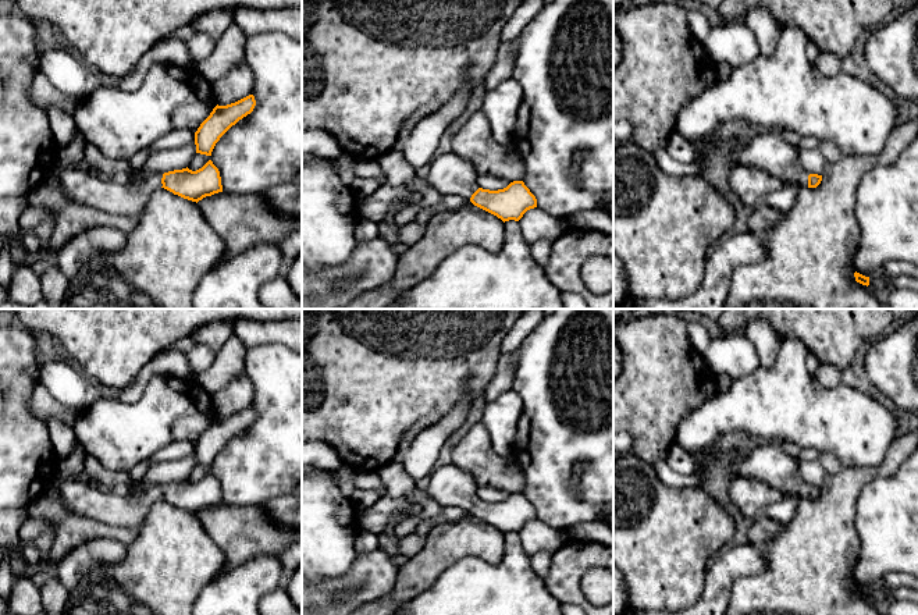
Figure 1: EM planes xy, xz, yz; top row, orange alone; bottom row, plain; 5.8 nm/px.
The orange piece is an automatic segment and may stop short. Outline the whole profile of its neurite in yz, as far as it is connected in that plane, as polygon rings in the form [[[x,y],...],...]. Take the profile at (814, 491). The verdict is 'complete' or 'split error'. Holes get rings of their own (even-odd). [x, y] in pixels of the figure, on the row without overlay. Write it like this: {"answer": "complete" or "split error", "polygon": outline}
{"answer": "split error", "polygon": [[[765,441],[754,451],[734,456],[729,462],[730,473],[747,476],[783,493],[786,497],[816,500],[822,487],[810,486],[800,474],[797,459],[786,455],[779,441]]]}

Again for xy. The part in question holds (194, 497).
{"answer": "split error", "polygon": [[[211,472],[196,483],[186,479],[164,486],[150,484],[146,488],[135,483],[125,495],[103,493],[79,481],[61,480],[58,476],[54,476],[51,484],[61,493],[75,516],[134,530],[138,530],[150,505],[157,500],[196,515],[223,504],[220,483]]]}

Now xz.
{"answer": "split error", "polygon": [[[445,465],[430,474],[430,483],[423,494],[442,508],[458,506],[470,512],[504,534],[519,533],[527,522],[537,519],[536,508],[523,493],[490,502],[477,497],[477,487],[478,481],[472,472]]]}

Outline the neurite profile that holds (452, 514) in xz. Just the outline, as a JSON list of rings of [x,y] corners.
[[[449,506],[449,508],[442,508],[440,515],[435,518],[437,523],[449,523],[449,522],[458,522],[463,516],[466,516],[467,511],[463,511],[458,506]]]

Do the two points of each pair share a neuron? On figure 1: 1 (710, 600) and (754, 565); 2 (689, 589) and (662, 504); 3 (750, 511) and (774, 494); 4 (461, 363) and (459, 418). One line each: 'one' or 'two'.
1: one
2: one
3: one
4: two

